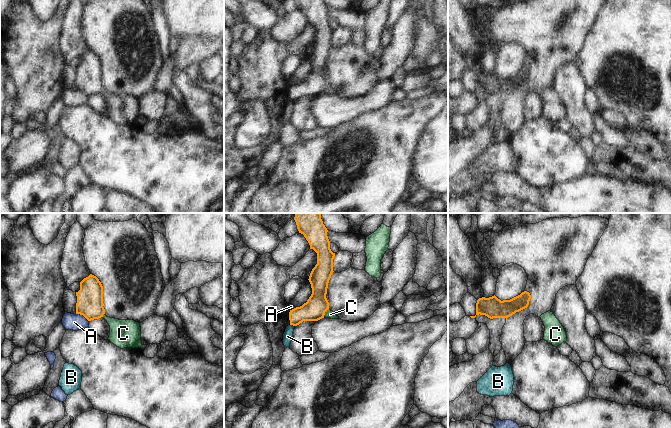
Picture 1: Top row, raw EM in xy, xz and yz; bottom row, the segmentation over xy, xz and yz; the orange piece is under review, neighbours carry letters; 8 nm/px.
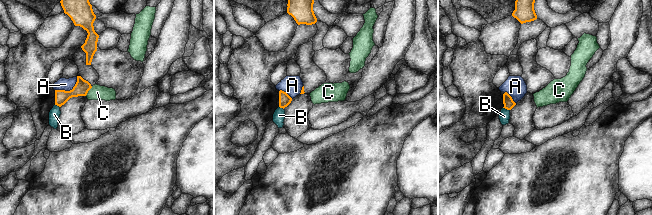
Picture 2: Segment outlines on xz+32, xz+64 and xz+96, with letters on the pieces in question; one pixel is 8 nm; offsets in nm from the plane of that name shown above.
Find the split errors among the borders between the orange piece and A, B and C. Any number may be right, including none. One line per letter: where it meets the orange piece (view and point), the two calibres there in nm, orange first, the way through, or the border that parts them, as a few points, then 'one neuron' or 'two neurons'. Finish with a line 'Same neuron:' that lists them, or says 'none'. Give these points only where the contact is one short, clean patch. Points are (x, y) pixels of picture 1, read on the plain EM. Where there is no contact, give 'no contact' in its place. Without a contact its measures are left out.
A: contact xy (82, 90); calibres 200 and 130 nm; border xy (76, 89), (81, 90), (88, 97); two neurons
B: contact xz (292, 100); calibres 180 and 80 nm; border xz (290, 100), (294, 102); two neurons
C: contact xz (325, 87); calibres 180 and 70 nm; border xz (328, 84), (323, 92); two neurons
Same neuron: none

